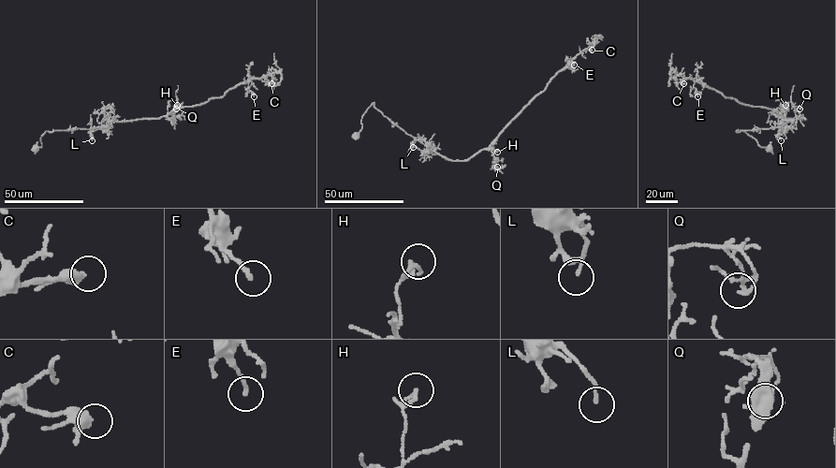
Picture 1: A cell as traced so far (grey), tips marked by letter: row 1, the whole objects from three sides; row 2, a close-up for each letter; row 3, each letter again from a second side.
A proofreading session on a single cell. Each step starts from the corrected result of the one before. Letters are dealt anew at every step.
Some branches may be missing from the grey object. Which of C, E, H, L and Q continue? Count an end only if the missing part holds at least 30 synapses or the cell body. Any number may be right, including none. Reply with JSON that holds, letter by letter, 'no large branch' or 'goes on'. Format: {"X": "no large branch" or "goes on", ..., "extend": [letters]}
{"C": "no large branch", "E": "no large branch", "H": "no large branch", "L": "no large branch", "Q": "no large branch", "extend": []}

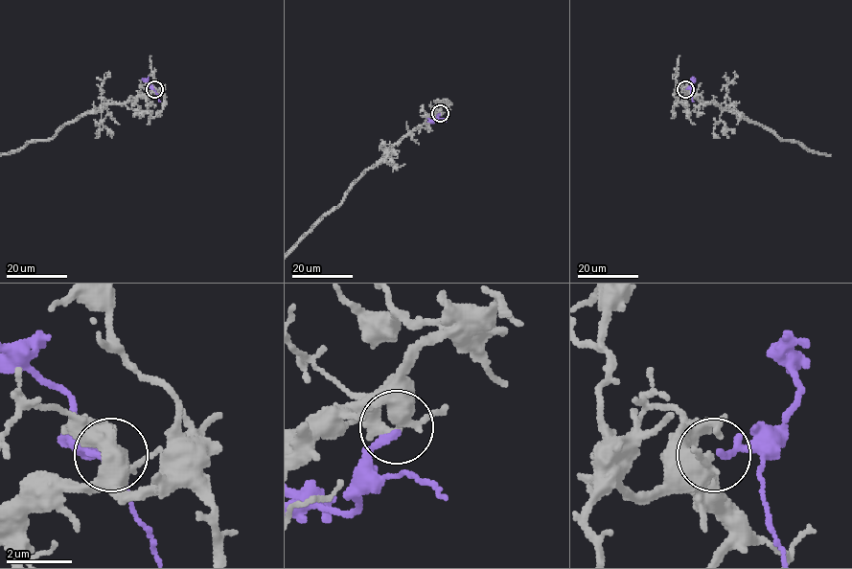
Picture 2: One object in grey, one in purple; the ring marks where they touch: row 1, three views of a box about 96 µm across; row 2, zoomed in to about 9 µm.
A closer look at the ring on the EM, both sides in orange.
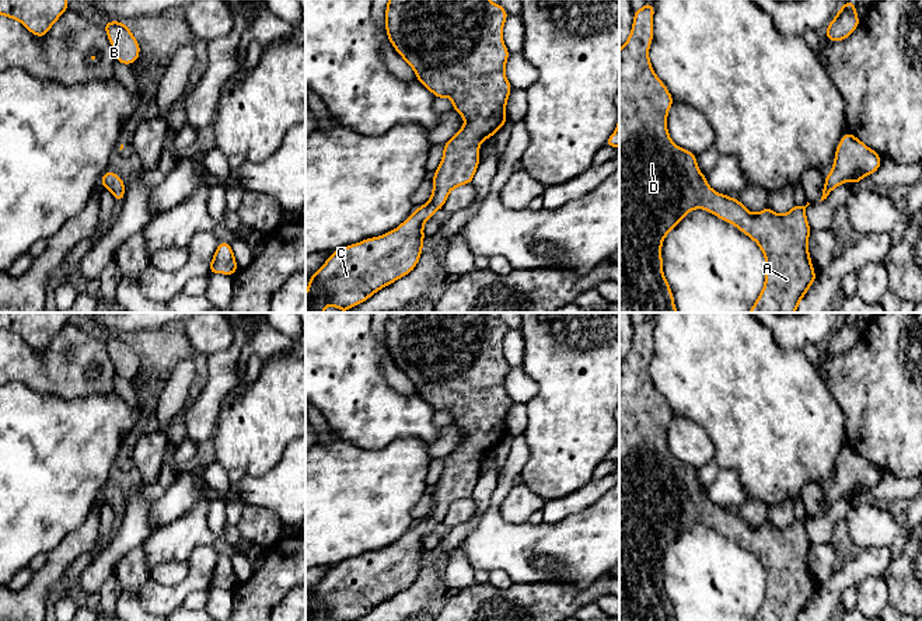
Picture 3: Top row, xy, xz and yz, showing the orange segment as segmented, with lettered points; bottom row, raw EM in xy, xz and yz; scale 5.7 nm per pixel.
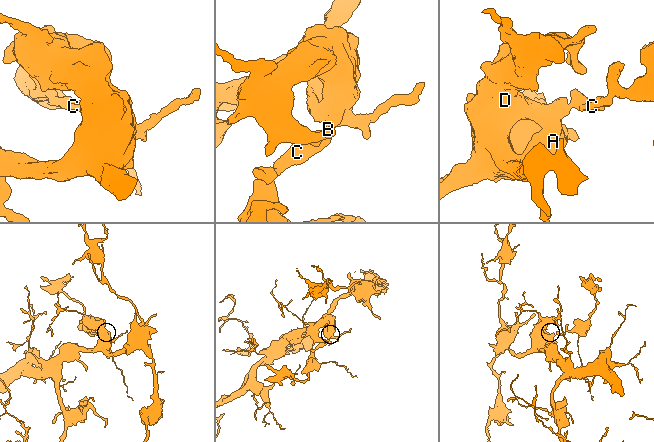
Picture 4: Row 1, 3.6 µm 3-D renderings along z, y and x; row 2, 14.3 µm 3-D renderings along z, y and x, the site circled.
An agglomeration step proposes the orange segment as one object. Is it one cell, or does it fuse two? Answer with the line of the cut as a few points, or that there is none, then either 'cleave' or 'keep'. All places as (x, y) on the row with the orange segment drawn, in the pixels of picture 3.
no cut | keep

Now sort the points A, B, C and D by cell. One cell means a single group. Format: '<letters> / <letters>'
A B C D

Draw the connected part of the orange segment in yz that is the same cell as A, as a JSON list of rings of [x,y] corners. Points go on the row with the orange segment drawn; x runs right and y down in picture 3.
[[[646,3],[636,10],[629,38],[619,49],[619,313],[678,313],[671,287],[663,273],[661,245],[664,237],[692,209],[705,209],[736,226],[761,248],[766,264],[765,285],[748,313],[794,313],[817,279],[807,247],[811,228],[806,217],[806,207],[810,203],[807,202],[806,206],[794,203],[786,214],[778,214],[769,206],[759,213],[751,213],[738,199],[722,195],[708,185],[706,175],[698,168],[696,156],[678,147],[667,130],[667,114],[674,100],[649,60],[653,15],[653,3]]]

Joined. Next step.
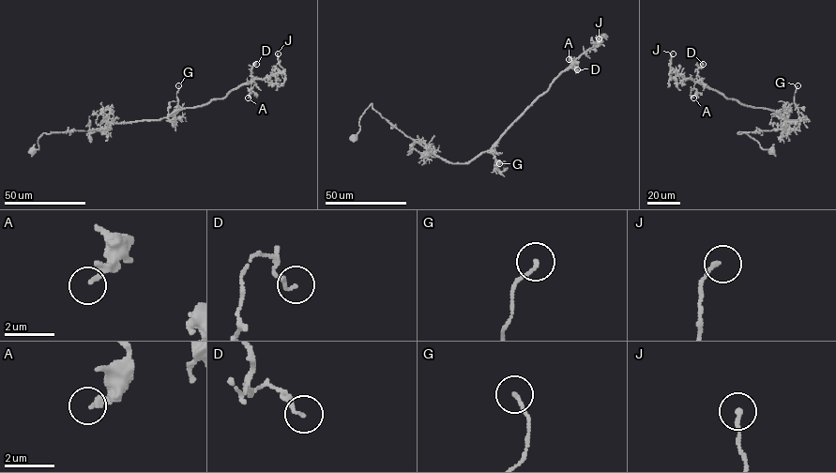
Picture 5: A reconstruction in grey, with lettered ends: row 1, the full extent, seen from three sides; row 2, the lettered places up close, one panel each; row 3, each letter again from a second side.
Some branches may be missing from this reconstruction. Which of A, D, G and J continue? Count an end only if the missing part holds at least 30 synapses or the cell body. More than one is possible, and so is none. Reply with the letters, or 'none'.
none

